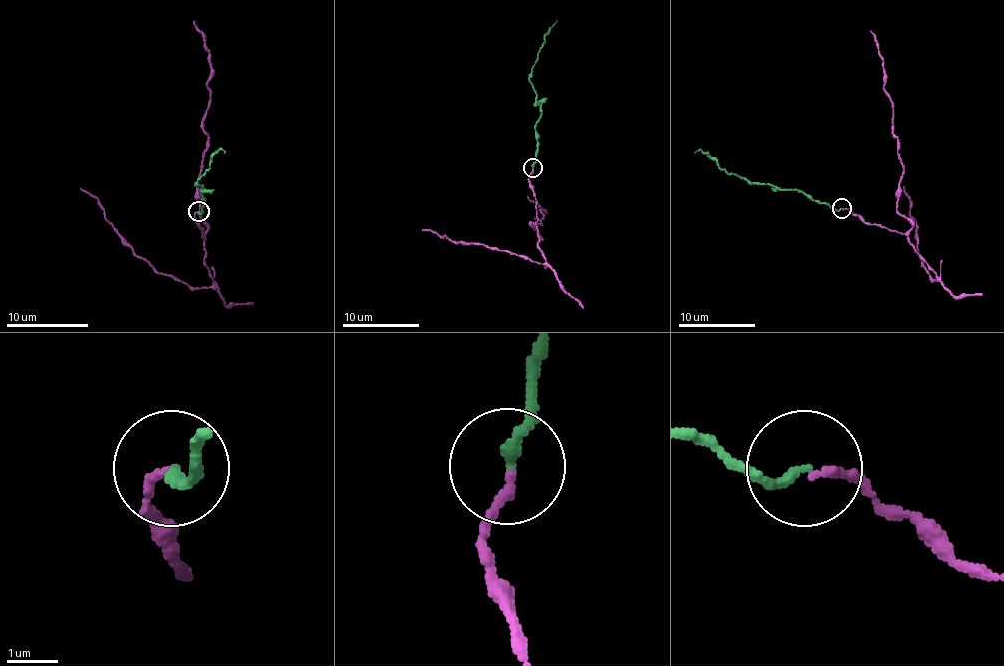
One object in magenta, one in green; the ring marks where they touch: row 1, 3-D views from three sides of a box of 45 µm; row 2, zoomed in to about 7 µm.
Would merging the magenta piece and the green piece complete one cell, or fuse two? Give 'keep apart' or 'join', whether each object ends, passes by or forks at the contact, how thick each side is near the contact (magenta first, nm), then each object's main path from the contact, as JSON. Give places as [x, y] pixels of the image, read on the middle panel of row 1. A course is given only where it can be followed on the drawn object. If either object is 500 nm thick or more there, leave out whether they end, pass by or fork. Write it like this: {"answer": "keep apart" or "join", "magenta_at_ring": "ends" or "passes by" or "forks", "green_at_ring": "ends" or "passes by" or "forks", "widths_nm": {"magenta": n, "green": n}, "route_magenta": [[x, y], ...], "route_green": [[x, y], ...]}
{"answer": "join", "magenta_at_ring": "ends", "green_at_ring": "ends", "widths_nm": {"magenta": 170, "green": 200}, "route_magenta": [[533, 169], [529, 187], [536, 198], [536, 232], [540, 238], [533, 223], [535, 229], [544, 209], [529, 196]], "route_green": [[533, 167], [536, 144], [535, 123], [540, 116], [540, 102], [529, 74], [538, 58], [544, 35], [558, 20]]}

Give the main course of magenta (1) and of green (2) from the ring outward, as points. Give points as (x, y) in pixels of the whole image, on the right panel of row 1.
1: (843, 209), (899, 232), (912, 227), (897, 209), (903, 162), (878, 41), (870, 30)
2: (841, 208), (834, 209), (797, 192), (748, 183), (727, 173), (700, 150), (694, 152)

